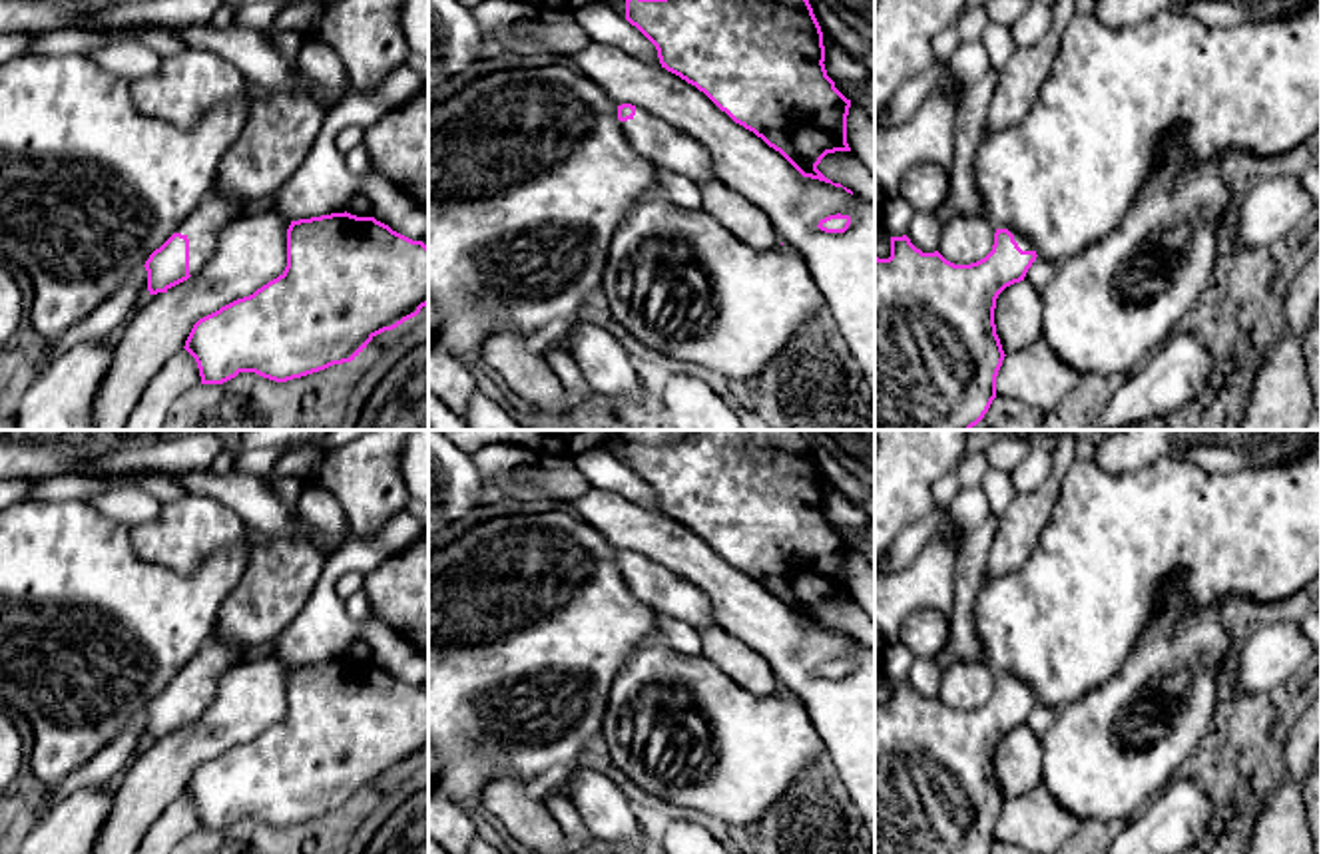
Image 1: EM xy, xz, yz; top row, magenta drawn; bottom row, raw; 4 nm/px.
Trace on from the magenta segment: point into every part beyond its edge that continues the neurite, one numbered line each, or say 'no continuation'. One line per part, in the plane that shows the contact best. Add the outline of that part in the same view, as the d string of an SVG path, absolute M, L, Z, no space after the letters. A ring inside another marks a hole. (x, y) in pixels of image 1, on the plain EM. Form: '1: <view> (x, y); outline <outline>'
1: xy (202, 673); outline M211 637L179 671L175 679L189 685L189 721L203 715L207 703L213 699L219 677L243 663L245 647L225 637Z

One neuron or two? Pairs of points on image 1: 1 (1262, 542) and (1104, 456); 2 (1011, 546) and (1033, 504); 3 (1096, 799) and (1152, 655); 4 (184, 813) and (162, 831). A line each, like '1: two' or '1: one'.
1: two
2: one
3: one
4: one

